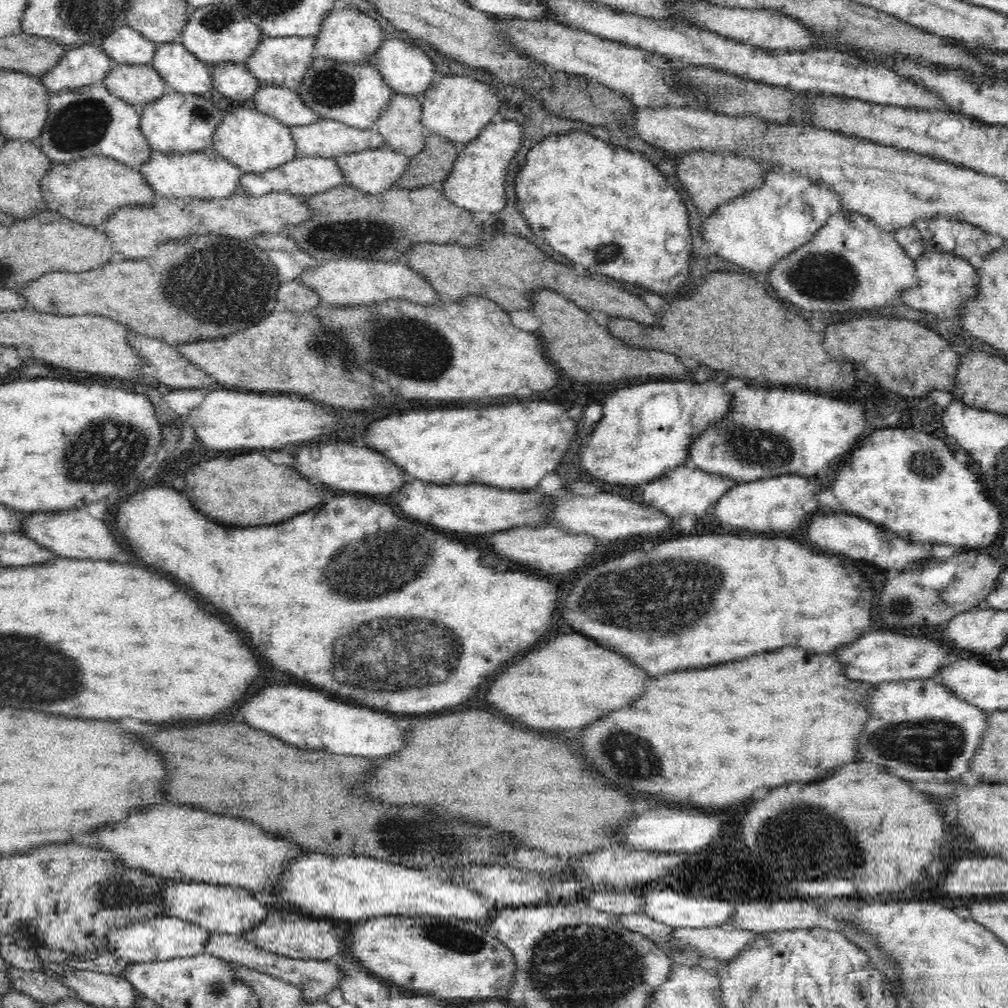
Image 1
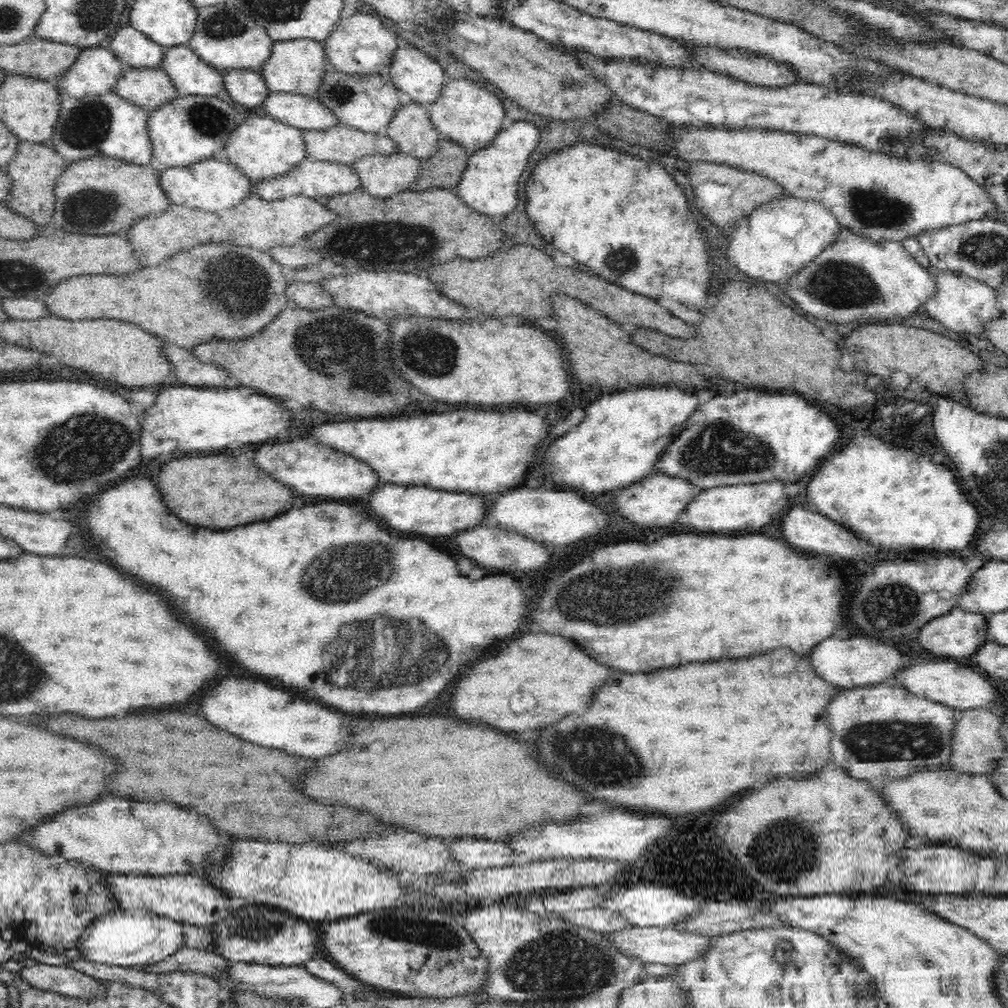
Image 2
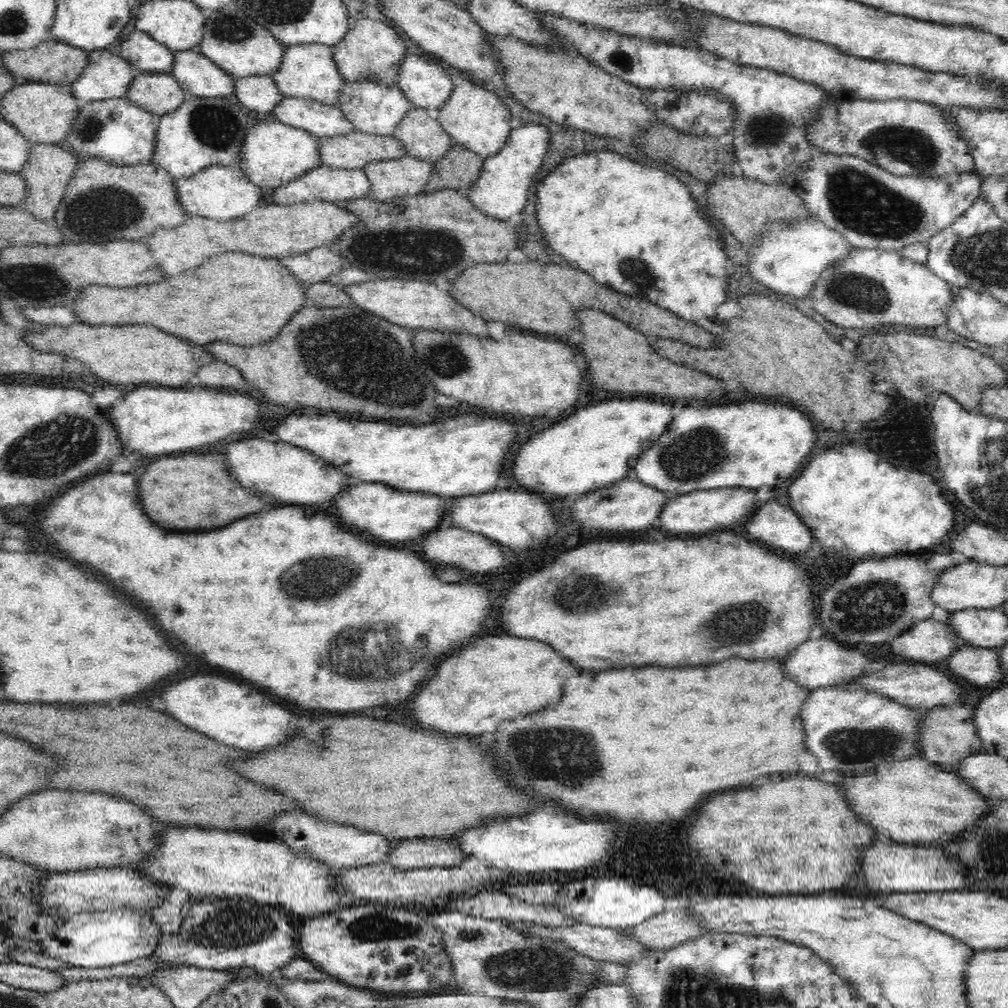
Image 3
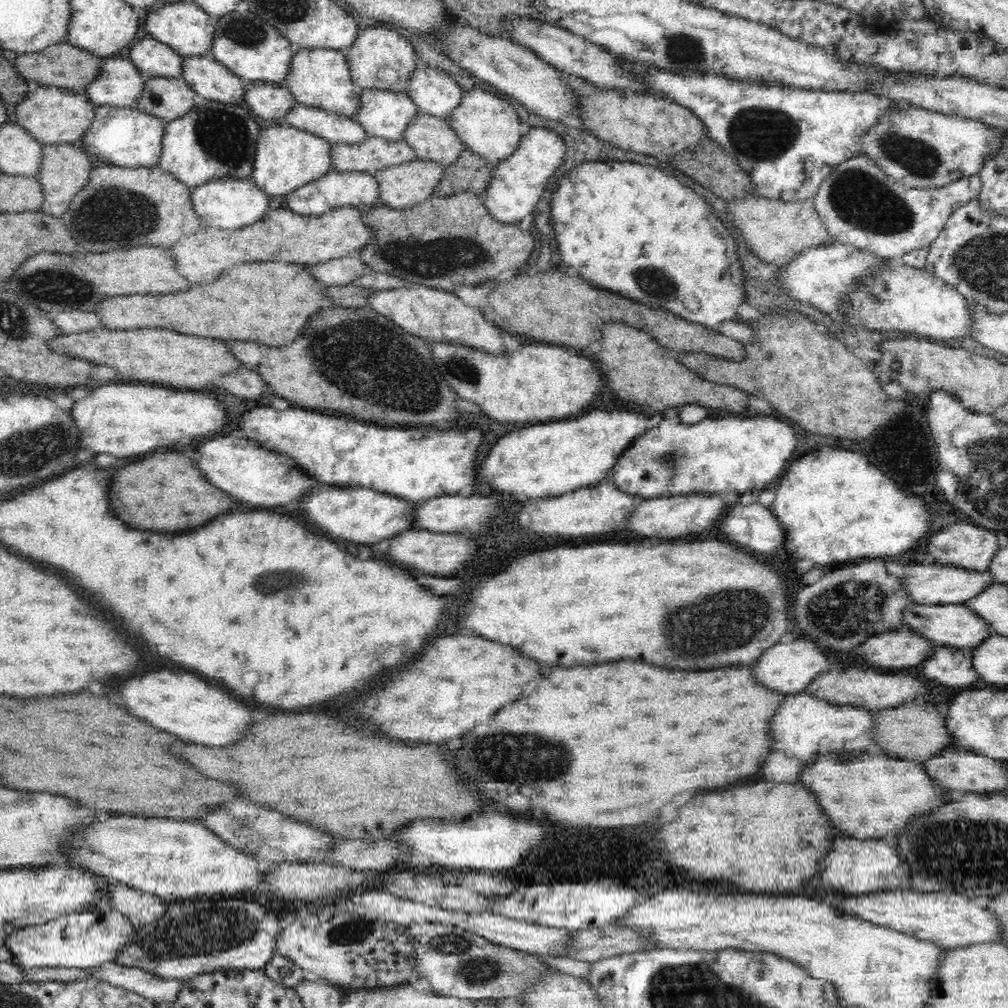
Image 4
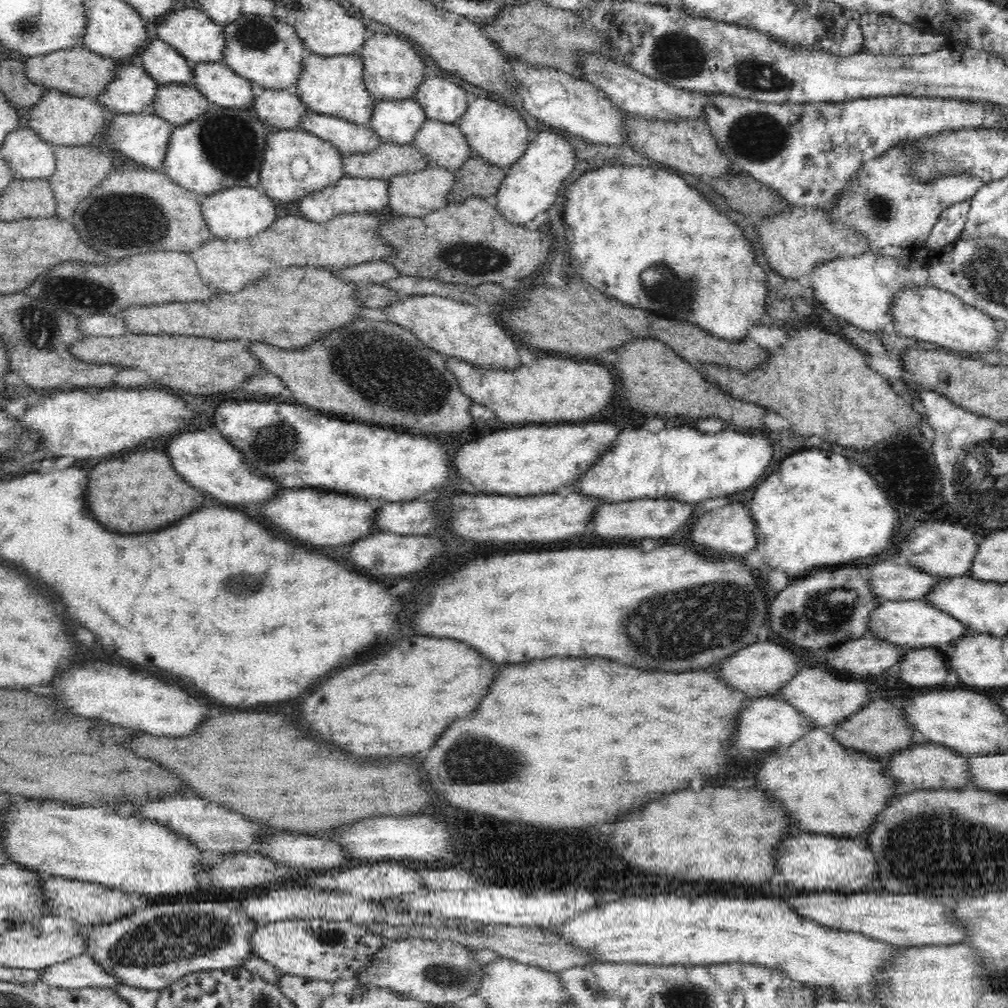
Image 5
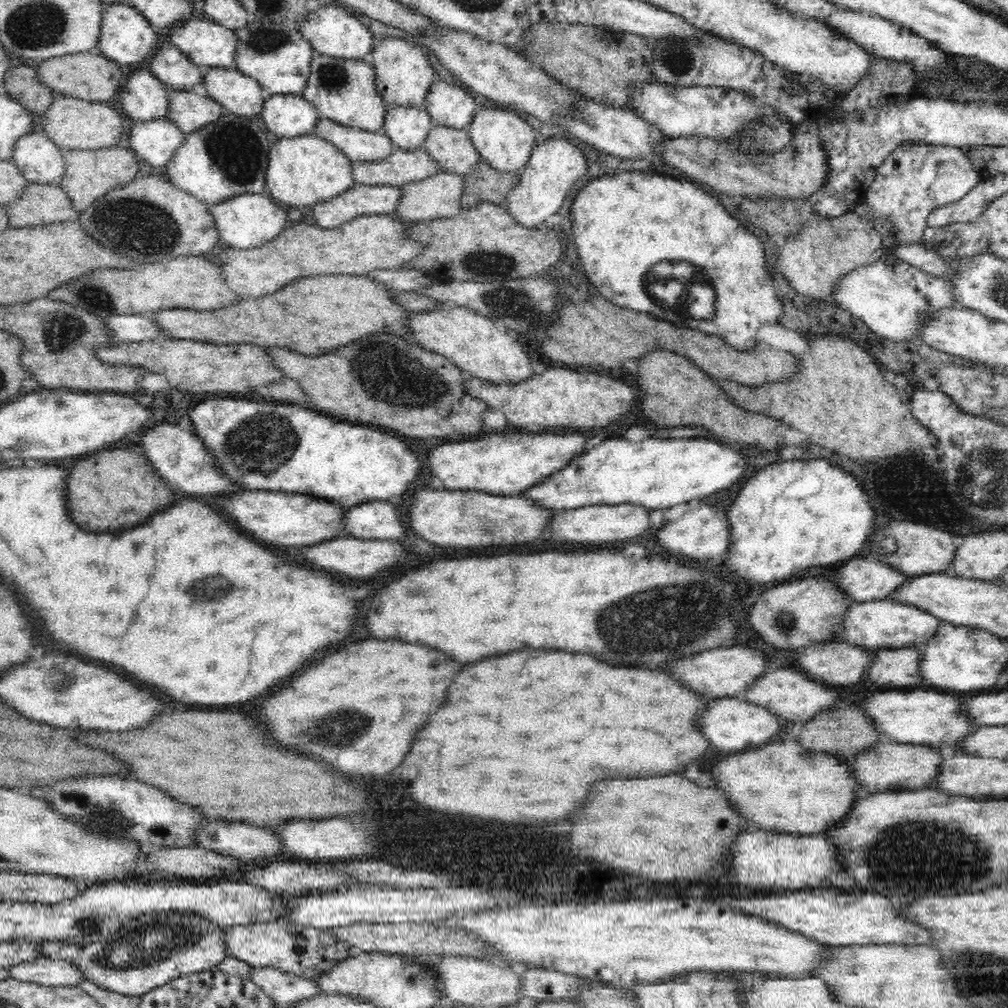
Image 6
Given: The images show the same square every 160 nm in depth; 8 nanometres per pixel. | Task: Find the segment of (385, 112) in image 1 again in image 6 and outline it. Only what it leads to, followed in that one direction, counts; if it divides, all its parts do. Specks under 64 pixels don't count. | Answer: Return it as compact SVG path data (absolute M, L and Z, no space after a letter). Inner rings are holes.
M434 125L425 140L424 149L447 173L464 176L482 160L471 141L468 129Z

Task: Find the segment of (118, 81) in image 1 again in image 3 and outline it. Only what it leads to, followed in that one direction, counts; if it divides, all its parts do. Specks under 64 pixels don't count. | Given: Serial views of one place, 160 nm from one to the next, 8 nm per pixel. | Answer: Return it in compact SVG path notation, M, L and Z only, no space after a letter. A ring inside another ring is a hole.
M138 72L125 97L155 116L174 112L186 98L178 81L169 73Z

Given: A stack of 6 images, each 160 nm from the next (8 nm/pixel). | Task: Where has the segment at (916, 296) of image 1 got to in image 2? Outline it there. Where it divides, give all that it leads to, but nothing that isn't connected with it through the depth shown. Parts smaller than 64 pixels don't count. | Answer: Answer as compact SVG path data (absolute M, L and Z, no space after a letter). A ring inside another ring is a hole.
M930 269L931 277L934 279L935 292L926 302L922 303L924 310L929 316L944 324L948 330L959 334L974 334L981 336L981 326L998 316L999 310L996 306L995 290L987 286L985 282L970 277L962 271L939 271Z

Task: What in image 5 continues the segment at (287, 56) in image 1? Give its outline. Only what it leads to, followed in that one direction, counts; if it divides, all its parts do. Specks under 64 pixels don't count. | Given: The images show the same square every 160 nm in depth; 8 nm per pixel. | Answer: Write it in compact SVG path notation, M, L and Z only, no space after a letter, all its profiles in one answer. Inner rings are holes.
M307 52L296 89L297 95L309 111L334 115L357 125L369 126L376 98L368 92L363 81L363 57L360 53L325 57Z

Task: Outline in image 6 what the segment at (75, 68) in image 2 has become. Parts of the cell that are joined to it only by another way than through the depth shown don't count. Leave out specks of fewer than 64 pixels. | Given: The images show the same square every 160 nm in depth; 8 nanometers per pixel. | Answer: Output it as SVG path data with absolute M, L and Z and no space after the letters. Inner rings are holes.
M150 69L132 74L121 89L120 108L134 122L168 118L171 91Z

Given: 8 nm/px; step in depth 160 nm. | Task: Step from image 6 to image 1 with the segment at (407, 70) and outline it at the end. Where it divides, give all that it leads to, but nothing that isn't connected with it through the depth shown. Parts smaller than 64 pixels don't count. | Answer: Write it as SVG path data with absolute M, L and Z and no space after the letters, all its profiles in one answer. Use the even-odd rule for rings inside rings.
M333 8L322 19L319 32L316 34L312 56L313 58L331 58L336 61L368 62L369 56L381 45L381 40L388 34L382 34L382 28L367 12L358 12L352 8Z

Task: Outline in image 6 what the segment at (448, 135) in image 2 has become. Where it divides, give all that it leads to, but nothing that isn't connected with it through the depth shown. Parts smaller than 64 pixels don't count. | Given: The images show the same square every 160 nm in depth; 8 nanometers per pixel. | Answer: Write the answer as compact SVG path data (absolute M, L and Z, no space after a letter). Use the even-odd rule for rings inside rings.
M480 107L471 119L468 132L471 141L474 143L475 149L479 152L479 156L486 163L490 163L492 168L505 173L521 173L523 167L531 157L532 150L537 145L534 130L525 119L520 117L520 113L504 111L498 108Z

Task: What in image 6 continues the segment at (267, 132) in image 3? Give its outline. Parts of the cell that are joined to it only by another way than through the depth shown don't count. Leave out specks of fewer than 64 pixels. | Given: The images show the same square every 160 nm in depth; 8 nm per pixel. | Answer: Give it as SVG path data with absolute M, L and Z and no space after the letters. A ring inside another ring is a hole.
M299 135L274 138L269 154L265 188L271 199L280 205L312 207L344 194L355 185L353 162L337 146L323 138Z

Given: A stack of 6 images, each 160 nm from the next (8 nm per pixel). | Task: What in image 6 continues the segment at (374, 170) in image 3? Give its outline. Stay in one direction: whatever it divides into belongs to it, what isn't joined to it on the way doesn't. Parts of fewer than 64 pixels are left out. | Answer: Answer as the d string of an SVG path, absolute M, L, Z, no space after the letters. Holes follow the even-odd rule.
M440 171L425 179L406 183L401 187L403 195L394 210L400 221L404 224L430 221L430 219L454 218L462 208L461 198L465 189L465 180L462 175Z

